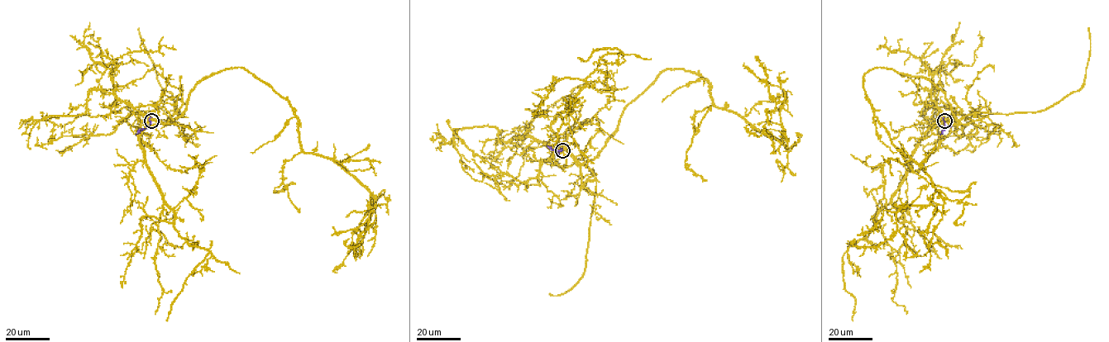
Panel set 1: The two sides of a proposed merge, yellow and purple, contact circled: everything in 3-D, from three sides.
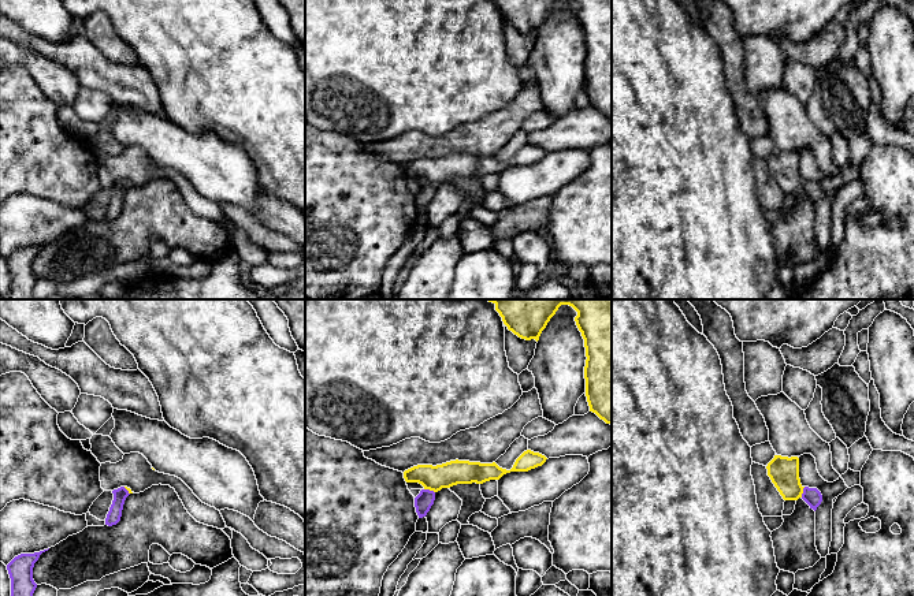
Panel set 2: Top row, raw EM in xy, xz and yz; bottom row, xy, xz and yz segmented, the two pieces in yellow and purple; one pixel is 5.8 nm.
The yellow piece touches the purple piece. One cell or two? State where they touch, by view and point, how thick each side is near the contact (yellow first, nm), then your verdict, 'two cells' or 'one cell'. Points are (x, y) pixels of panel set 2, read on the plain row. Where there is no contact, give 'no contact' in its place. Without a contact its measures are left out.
meets yellow in xz at (430, 183); 140 nm thick on the yellow side, 110 nm on the other; two cells

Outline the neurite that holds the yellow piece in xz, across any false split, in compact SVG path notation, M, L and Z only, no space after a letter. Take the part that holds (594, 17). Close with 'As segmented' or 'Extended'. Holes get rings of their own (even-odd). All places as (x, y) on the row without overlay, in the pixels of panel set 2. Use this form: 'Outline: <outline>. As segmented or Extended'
Outline: M572 0L577 10L575 11L576 19L582 26L586 41L586 90L590 105L595 107L606 118L612 119L612 0Z. As segmented

